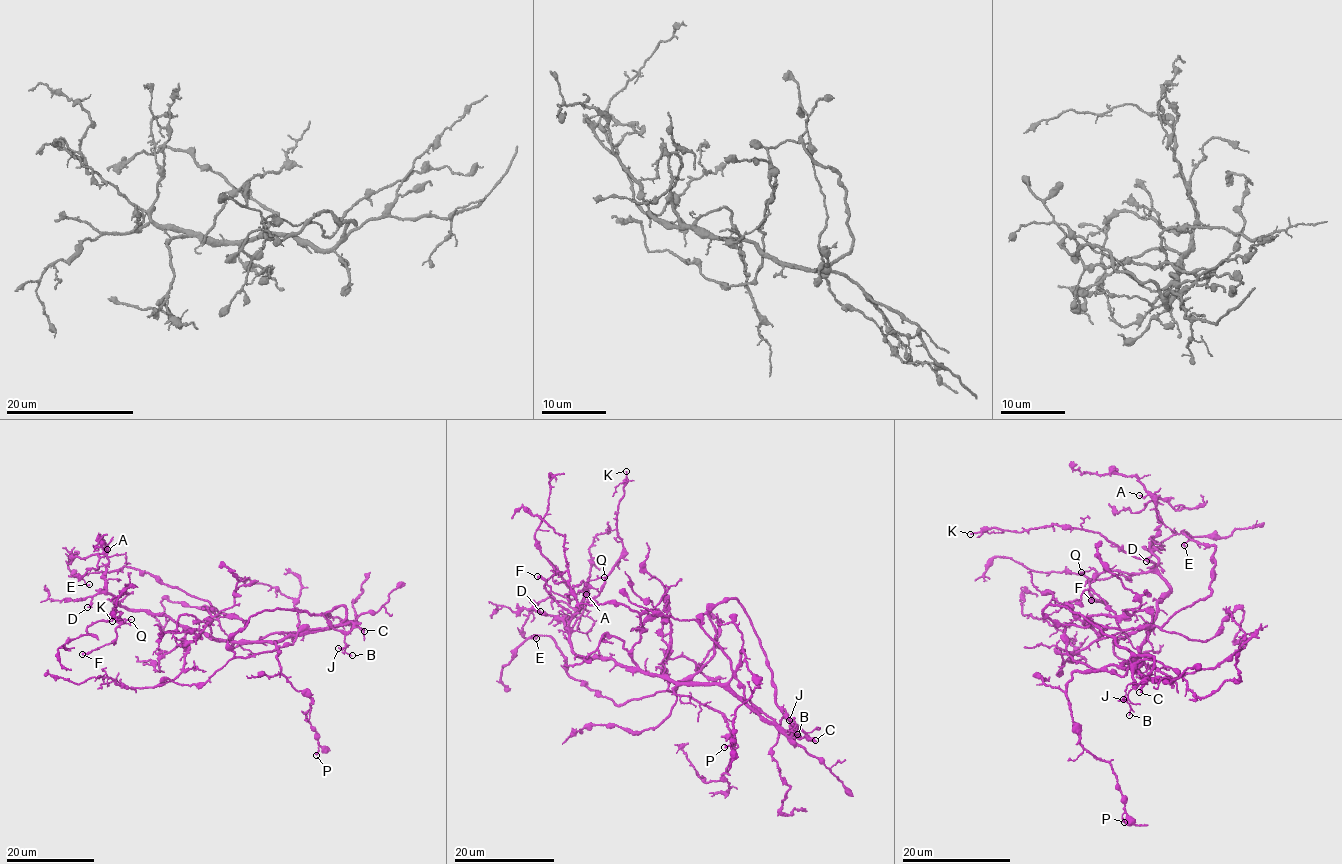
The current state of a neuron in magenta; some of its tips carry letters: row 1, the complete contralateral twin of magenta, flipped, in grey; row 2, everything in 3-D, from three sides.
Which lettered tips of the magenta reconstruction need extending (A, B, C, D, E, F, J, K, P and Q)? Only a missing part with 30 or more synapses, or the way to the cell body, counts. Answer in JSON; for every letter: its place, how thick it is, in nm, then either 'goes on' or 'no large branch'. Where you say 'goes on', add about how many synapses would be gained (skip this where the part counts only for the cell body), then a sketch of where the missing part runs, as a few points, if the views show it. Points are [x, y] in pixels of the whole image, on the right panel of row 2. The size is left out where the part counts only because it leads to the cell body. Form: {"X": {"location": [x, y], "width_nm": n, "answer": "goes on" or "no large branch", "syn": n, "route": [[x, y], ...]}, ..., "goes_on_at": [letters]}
{"A": {"location": [1139, 495], "width_nm": 120, "answer": "no large branch"}, "B": {"location": [1129, 715], "width_nm": 130, "answer": "no large branch"}, "C": {"location": [1139, 692], "width_nm": 220, "answer": "goes on"}, "D": {"location": [1146, 561], "width_nm": 240, "answer": "no large branch"}, "E": {"location": [1184, 545], "width_nm": 180, "answer": "no large branch"}, "F": {"location": [1091, 600], "width_nm": 360, "answer": "no large branch"}, "J": {"location": [1123, 699], "width_nm": 100, "answer": "no large branch"}, "K": {"location": [970, 534], "width_nm": 120, "answer": "no large branch"}, "P": {"location": [1124, 822], "width_nm": 190, "answer": "no large branch"}, "Q": {"location": [1081, 572], "width_nm": 80, "answer": "no large branch"}, "goes_on_at": ["C"]}

